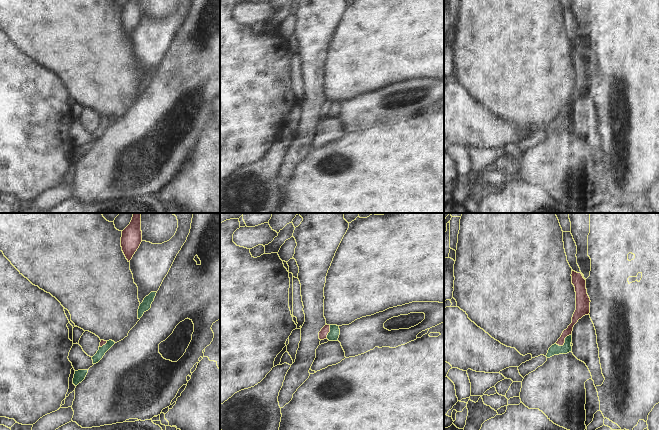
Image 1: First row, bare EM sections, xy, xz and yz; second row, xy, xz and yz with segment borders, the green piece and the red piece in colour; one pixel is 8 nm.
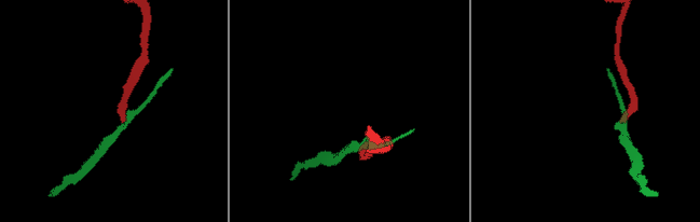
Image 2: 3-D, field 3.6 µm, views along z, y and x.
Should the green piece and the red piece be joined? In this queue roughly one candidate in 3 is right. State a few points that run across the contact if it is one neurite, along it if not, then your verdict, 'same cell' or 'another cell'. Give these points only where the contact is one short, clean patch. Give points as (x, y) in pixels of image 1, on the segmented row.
line yz (555, 349), (565, 342), (570, 326), (578, 314); same cell

